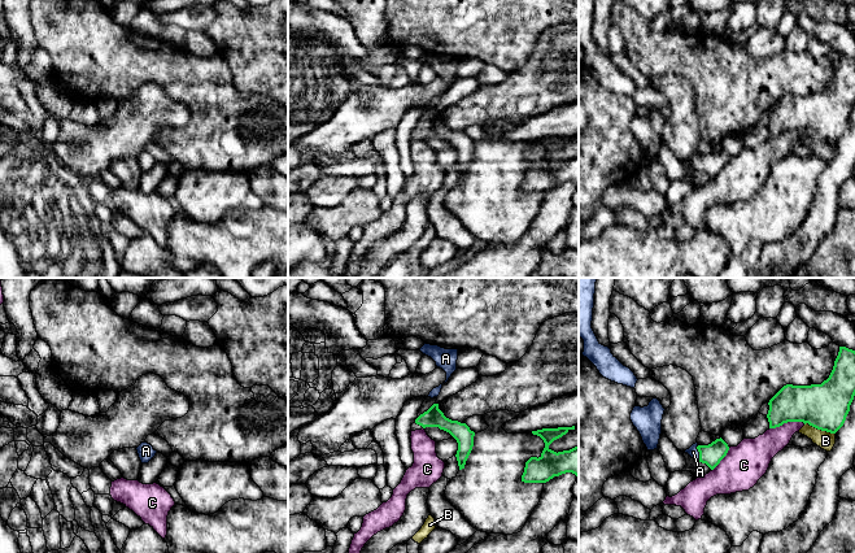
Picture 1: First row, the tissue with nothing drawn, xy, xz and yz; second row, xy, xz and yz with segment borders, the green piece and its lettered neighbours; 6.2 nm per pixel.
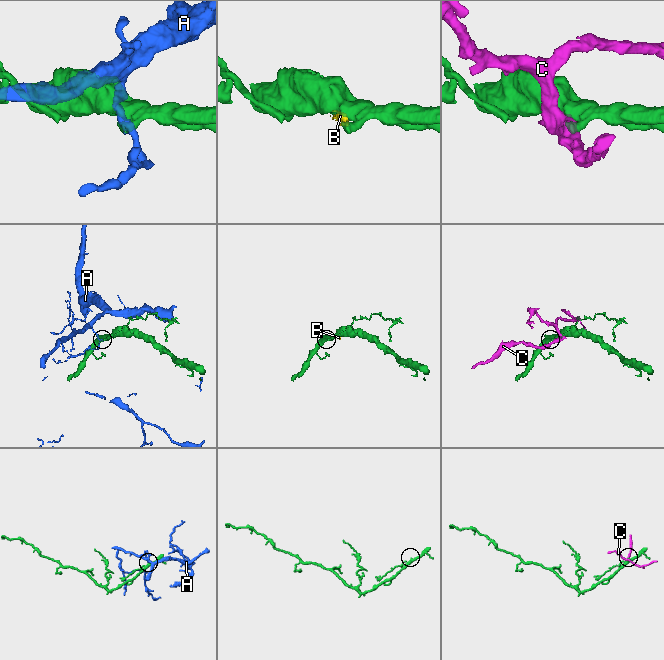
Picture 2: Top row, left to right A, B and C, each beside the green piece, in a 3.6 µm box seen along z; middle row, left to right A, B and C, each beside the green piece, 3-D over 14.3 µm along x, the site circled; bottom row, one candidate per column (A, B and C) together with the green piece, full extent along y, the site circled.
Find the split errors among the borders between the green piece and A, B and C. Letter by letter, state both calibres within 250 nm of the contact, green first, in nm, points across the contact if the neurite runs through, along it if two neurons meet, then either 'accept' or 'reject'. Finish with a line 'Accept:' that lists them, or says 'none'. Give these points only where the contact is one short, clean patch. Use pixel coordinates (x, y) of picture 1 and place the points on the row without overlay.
A: 140/70 nm | along yz (697, 155), (699, 169) | reject
B: 280/110 nm | along yz (805, 133), (834, 143) | reject
C: 280/180 nm | reject
Accept: none

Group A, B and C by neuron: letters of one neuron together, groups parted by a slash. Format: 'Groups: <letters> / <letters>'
Groups: A / B C

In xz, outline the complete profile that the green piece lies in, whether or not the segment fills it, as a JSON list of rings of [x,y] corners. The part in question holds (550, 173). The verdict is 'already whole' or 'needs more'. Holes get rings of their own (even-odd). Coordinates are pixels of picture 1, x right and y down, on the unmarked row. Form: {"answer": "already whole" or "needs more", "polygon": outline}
{"answer": "already whole", "polygon": [[[575,135],[532,140],[533,144],[540,145],[544,149],[545,157],[538,167],[531,166],[525,171],[522,191],[546,192],[554,186],[566,182],[572,182],[579,186],[579,154],[558,162],[549,157],[554,149],[562,147],[570,139],[575,139]]]}

